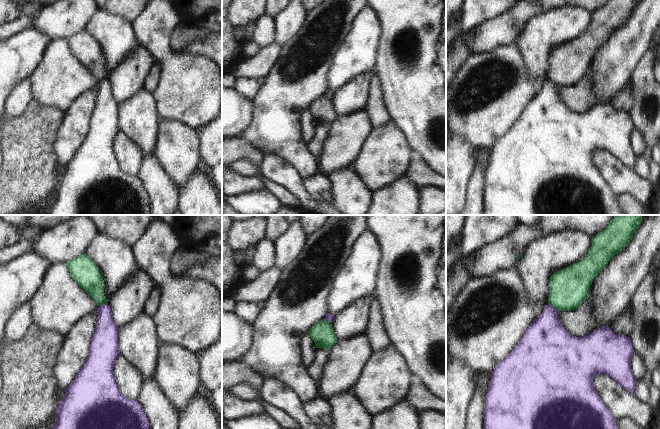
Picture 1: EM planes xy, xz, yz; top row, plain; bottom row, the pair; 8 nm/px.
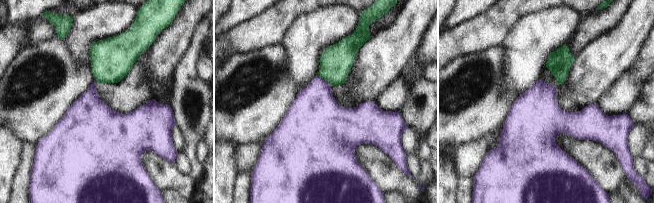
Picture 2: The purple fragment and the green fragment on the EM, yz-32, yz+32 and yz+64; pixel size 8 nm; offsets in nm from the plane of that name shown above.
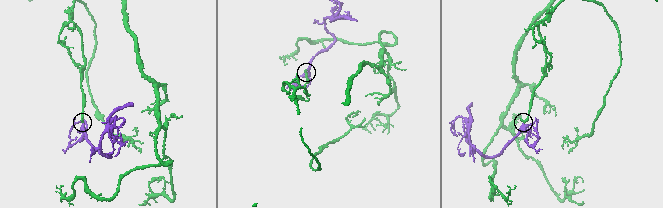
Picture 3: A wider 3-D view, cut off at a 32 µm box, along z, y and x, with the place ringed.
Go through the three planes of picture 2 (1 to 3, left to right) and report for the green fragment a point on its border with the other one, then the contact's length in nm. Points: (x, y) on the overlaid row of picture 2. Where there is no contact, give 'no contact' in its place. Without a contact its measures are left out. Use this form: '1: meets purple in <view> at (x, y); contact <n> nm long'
1: no contact
2: meets purple in yz+32 at (324, 80); contact 130 nm long
3: no contact

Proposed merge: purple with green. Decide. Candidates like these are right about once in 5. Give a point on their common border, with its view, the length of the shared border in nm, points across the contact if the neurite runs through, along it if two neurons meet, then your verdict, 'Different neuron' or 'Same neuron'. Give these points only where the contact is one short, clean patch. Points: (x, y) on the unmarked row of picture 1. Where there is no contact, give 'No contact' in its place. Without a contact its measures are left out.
Touches purple at yz (552, 82). Shared border 110 nm. Boundary: yz (548, 79), (558, 87). Different neuron

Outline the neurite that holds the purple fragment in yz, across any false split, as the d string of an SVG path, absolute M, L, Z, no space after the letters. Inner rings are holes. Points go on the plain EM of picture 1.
M547 80L543 88L530 100L524 107L518 120L510 128L505 136L497 140L492 148L492 155L485 172L484 185L484 206L482 215L625 215L617 202L616 195L606 183L599 170L593 162L593 153L596 150L605 150L611 153L616 159L634 171L636 155L632 150L631 136L635 130L630 113L620 110L614 110L609 102L603 102L595 105L584 113L570 111L561 100L557 89L559 87Z

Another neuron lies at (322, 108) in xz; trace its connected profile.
M325 95L315 99L307 110L314 116L316 124L330 125L337 117L331 98Z

